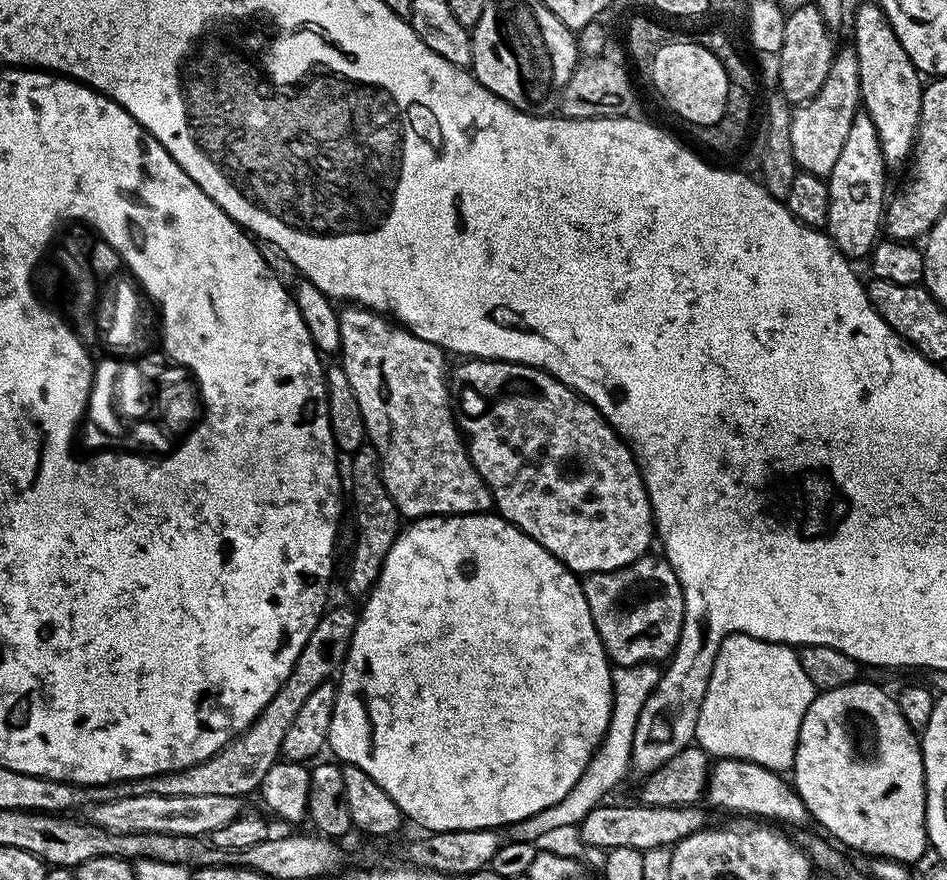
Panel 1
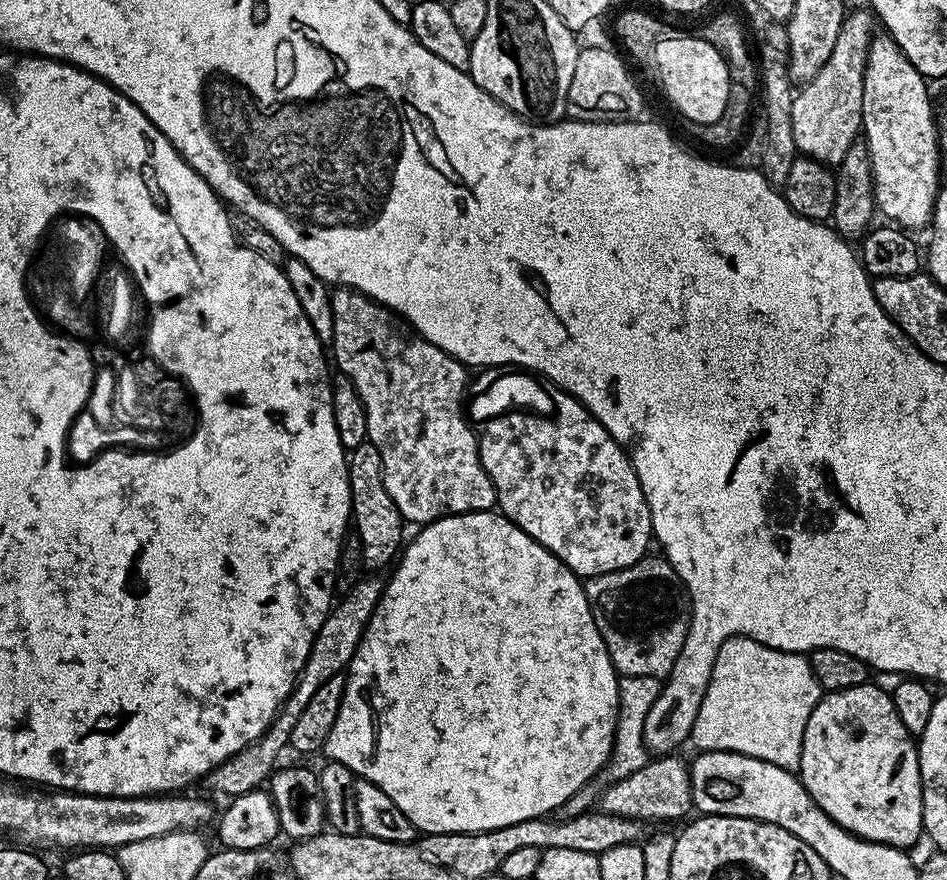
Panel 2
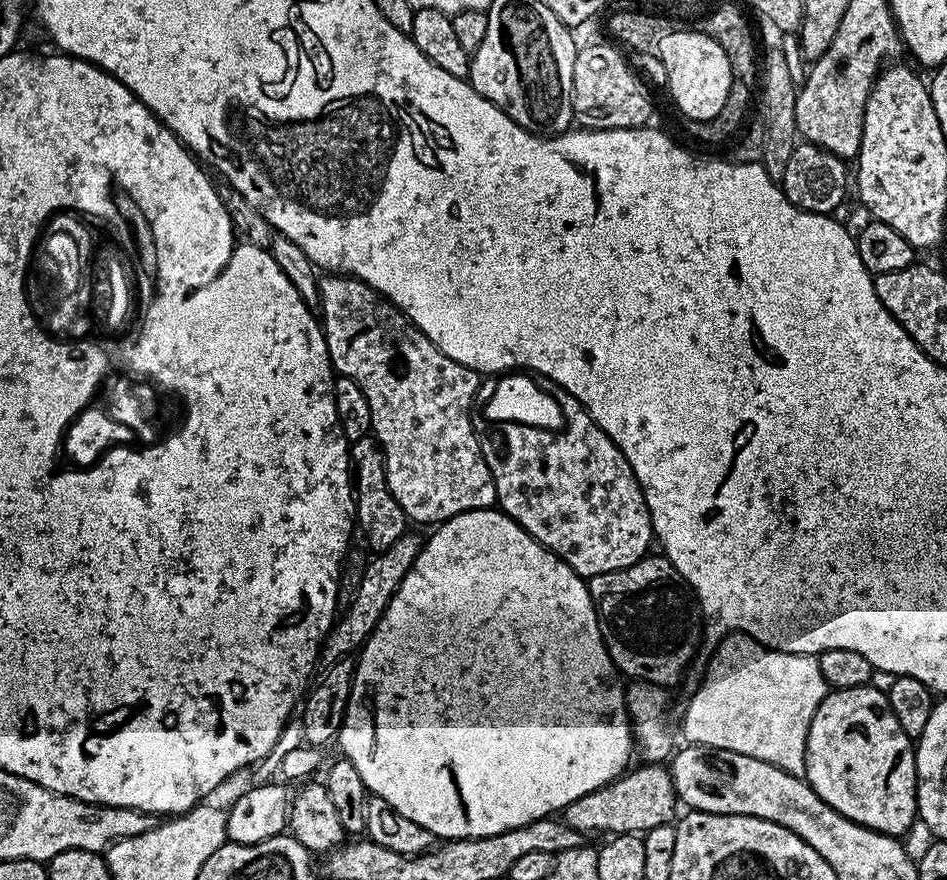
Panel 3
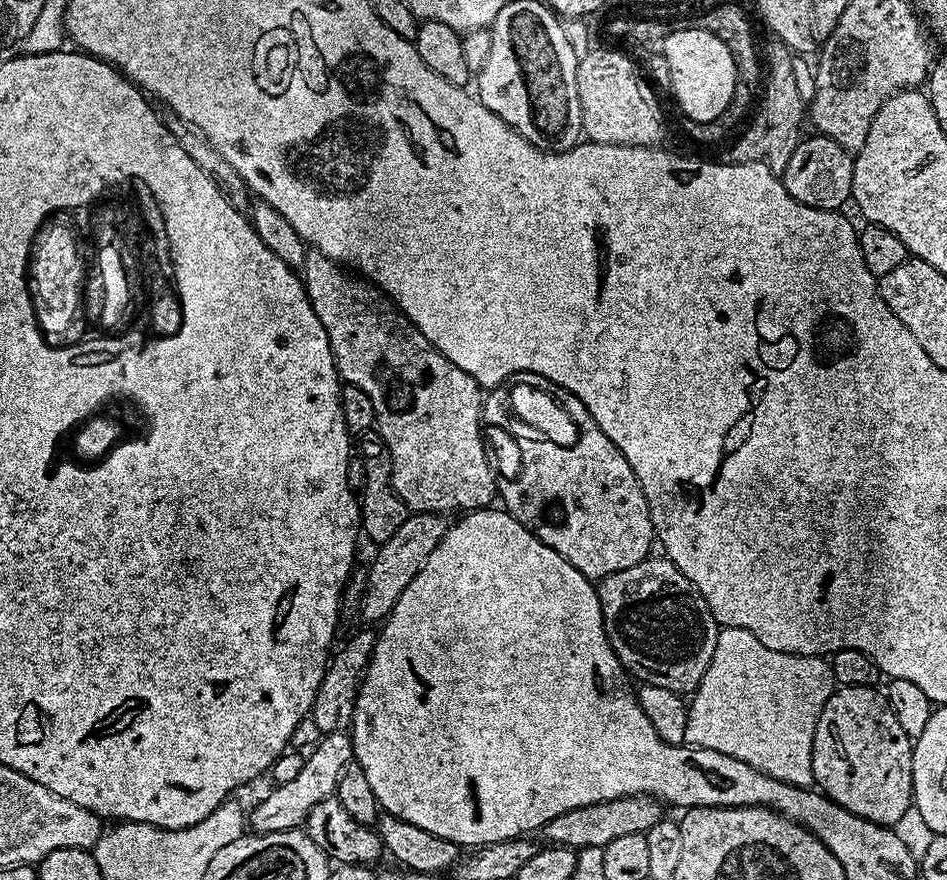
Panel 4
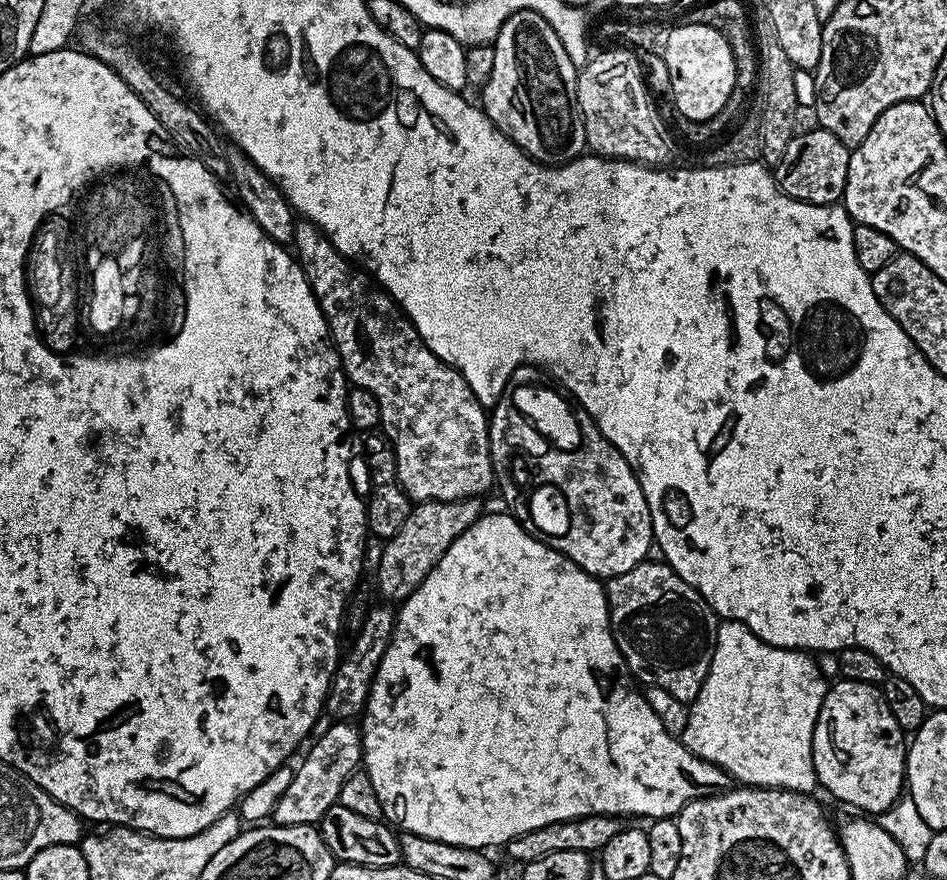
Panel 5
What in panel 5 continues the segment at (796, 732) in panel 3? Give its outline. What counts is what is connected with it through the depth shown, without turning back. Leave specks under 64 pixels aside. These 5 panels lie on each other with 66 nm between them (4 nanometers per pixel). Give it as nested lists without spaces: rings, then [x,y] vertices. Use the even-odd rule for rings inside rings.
[[[737,620],[717,623],[716,645],[702,690],[698,690],[686,712],[684,732],[678,737],[700,760],[717,764],[733,781],[758,788],[789,788],[804,792],[814,784],[816,771],[812,761],[812,739],[821,704],[828,689],[827,677],[807,651],[779,648],[762,642]]]

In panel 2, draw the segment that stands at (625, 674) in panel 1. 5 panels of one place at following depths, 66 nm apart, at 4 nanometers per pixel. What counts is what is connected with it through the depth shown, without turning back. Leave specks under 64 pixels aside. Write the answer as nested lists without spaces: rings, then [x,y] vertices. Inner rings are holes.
[[[620,676],[620,689],[618,690],[618,718],[616,719],[616,733],[612,736],[612,753],[604,763],[596,779],[583,784],[573,796],[560,809],[561,817],[577,816],[583,812],[591,811],[597,807],[602,786],[618,782],[622,778],[630,778],[634,770],[642,770],[650,759],[650,753],[644,741],[646,730],[646,716],[654,702],[658,702],[658,694],[662,680],[659,676]]]

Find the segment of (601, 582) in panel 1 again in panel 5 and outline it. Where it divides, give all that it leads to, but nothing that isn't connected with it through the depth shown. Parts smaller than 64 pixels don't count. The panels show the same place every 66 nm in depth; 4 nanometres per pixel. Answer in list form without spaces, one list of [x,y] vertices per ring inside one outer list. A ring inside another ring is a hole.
[[[644,561],[634,566],[634,570],[626,570],[626,574],[607,577],[606,591],[614,642],[628,664],[629,672],[641,685],[661,688],[673,696],[678,704],[691,705],[698,690],[702,690],[702,682],[706,682],[716,645],[718,617],[711,606],[667,562]]]

